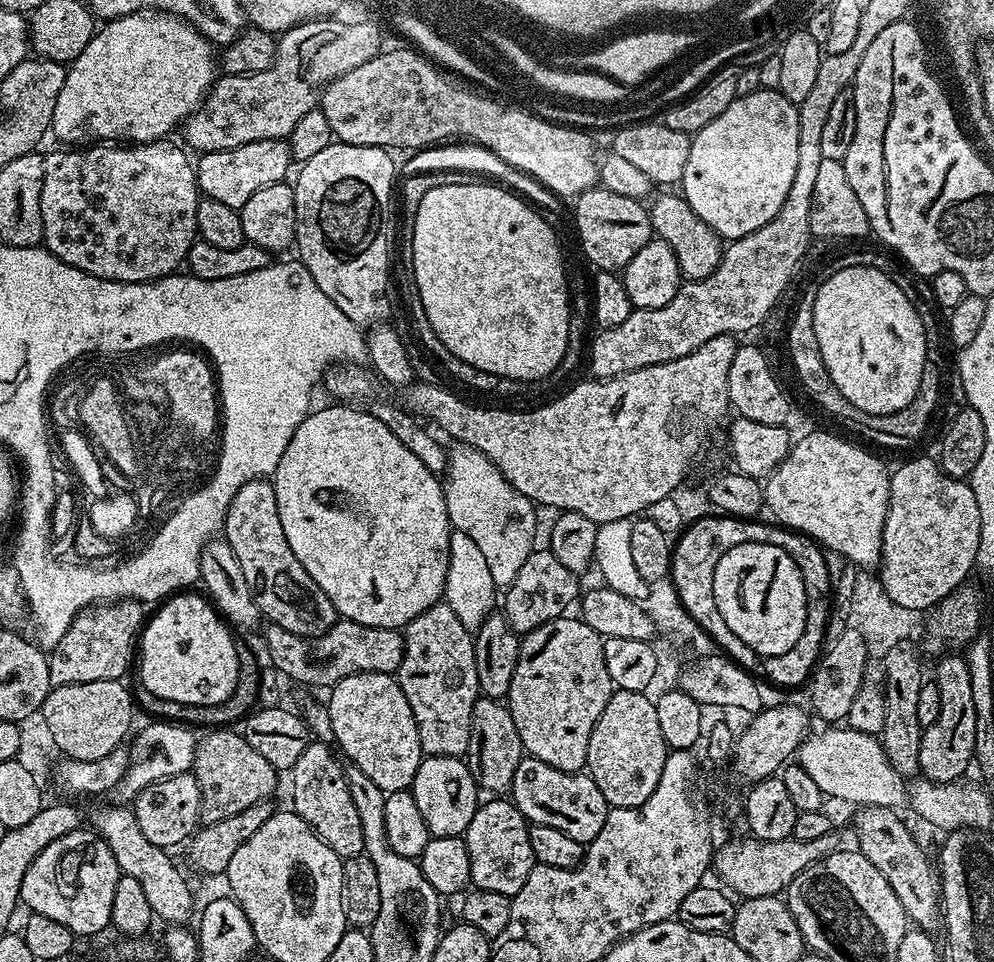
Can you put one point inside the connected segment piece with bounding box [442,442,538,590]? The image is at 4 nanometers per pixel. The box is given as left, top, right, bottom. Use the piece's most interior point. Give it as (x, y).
(480, 502)

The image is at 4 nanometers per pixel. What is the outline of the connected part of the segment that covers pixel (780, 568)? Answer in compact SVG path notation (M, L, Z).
M746 542L742 546L734 546L718 558L718 566L714 566L714 582L712 583L712 602L718 606L718 614L722 614L726 626L750 646L757 657L786 654L794 642L798 642L802 634L802 626L806 626L806 590L804 579L790 554L778 546L770 546L762 542Z

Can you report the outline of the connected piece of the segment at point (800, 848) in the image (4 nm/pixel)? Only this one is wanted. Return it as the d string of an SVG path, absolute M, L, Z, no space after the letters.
M836 834L809 840L795 838L787 840L747 839L736 840L733 844L724 844L721 848L719 845L714 852L714 872L717 872L725 880L723 883L740 898L780 896L787 889L788 884L794 882L794 878L798 878L798 874L802 874L802 870L806 870L806 866L826 858L841 847Z

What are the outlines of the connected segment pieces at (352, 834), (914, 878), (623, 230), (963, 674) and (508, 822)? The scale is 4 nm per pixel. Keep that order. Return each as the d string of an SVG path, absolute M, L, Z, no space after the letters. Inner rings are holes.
M309 742L302 750L302 758L294 762L290 769L292 776L291 811L301 816L318 838L334 850L344 860L364 855L362 822L358 818L358 809L354 807L354 798L350 798L350 786L344 777L345 765L332 757L333 749L324 742Z
M870 806L857 807L856 812L856 844L855 847L877 870L882 870L882 878L890 882L890 890L898 894L898 902L906 910L909 921L915 927L935 933L942 924L942 897L939 891L938 872L928 861L924 848L912 837L910 829L904 825L901 814L895 808Z
M597 186L586 190L582 195L575 197L576 204L576 232L580 235L580 248L584 256L593 264L593 269L602 272L619 273L646 246L648 240L653 239L652 220L648 216L648 208L641 201L630 197L623 197L611 193L610 190Z
M948 654L936 664L934 682L942 697L942 710L934 726L924 729L922 750L918 750L919 775L936 784L961 779L974 764L974 697L970 687L970 670L963 655Z
M488 798L476 809L474 818L463 838L470 850L470 874L472 884L482 890L494 890L494 894L514 897L530 878L530 870L536 863L534 850L530 850L528 821L508 798Z

